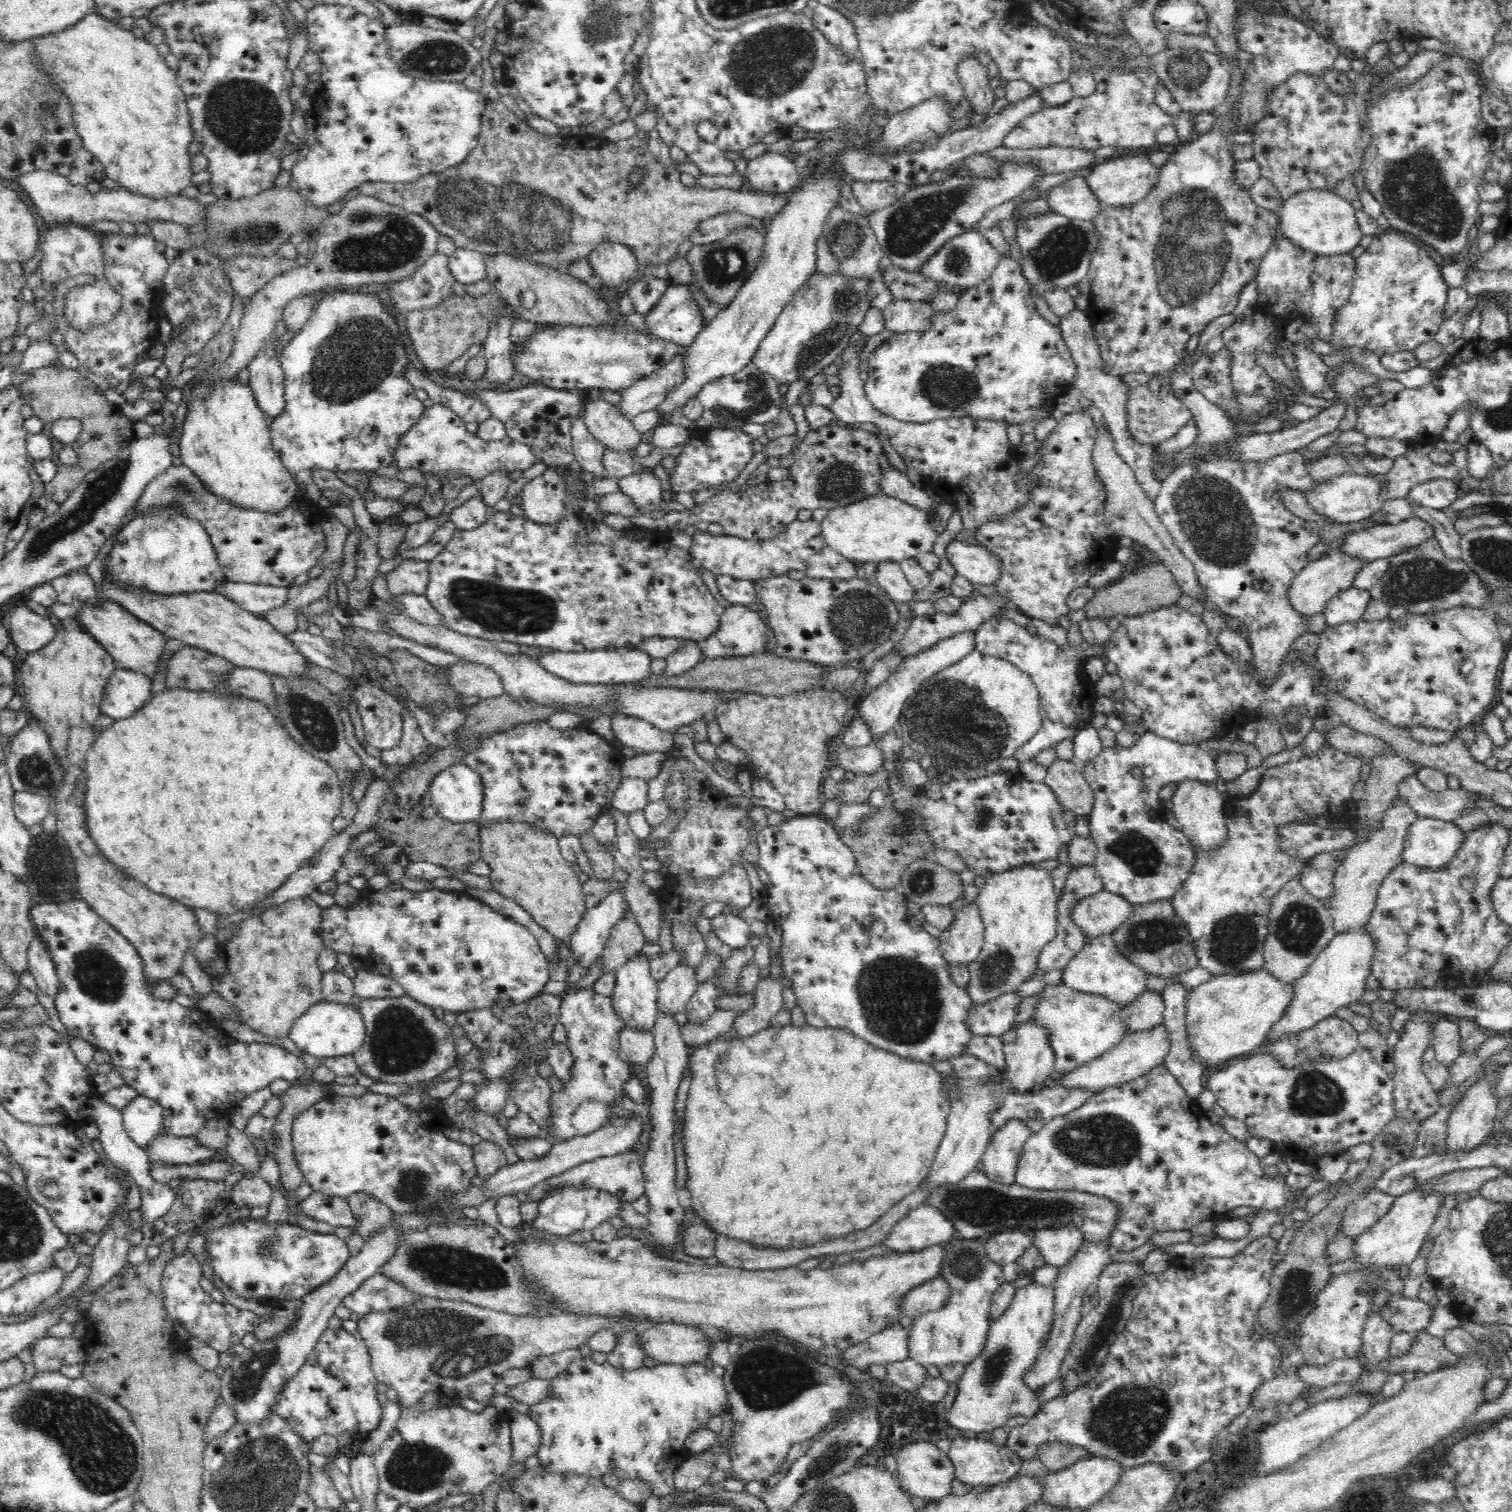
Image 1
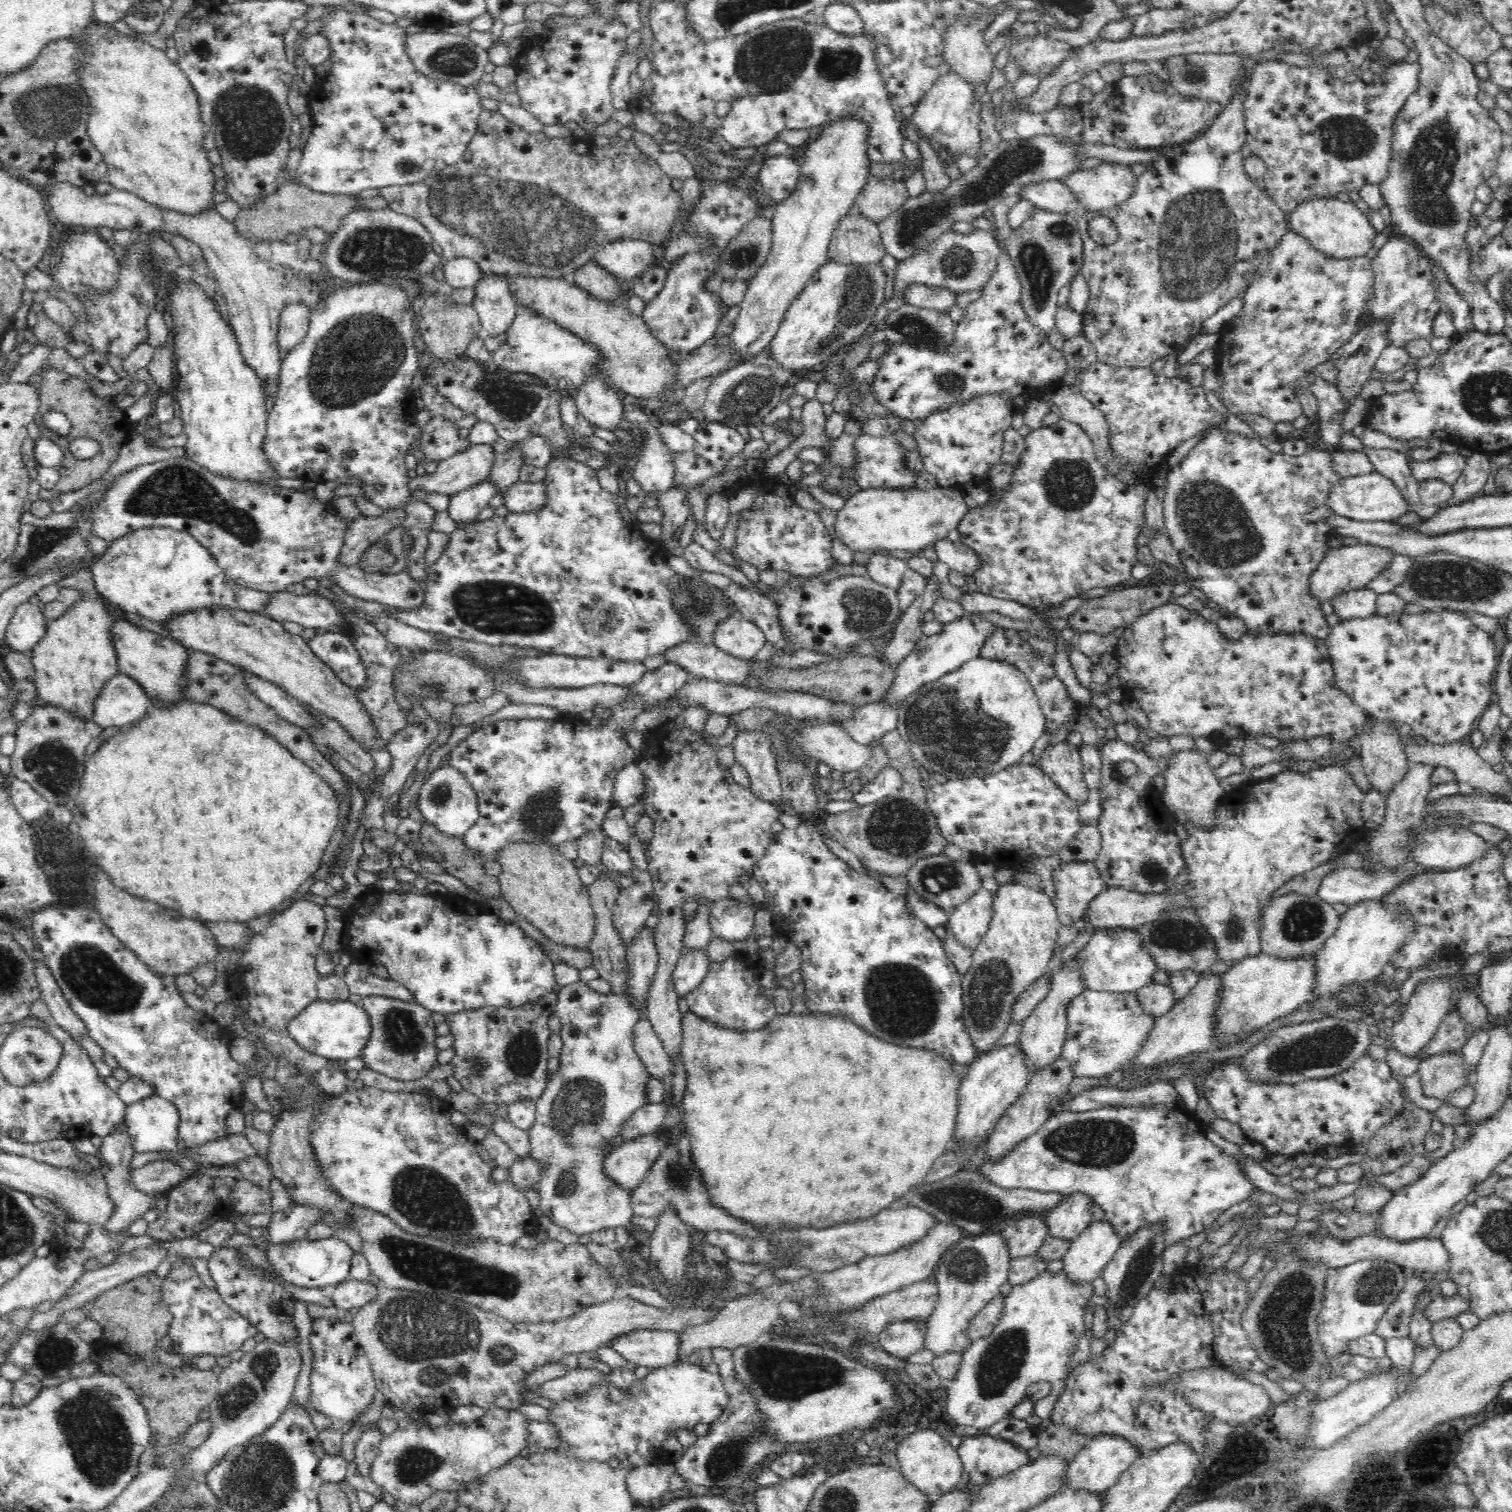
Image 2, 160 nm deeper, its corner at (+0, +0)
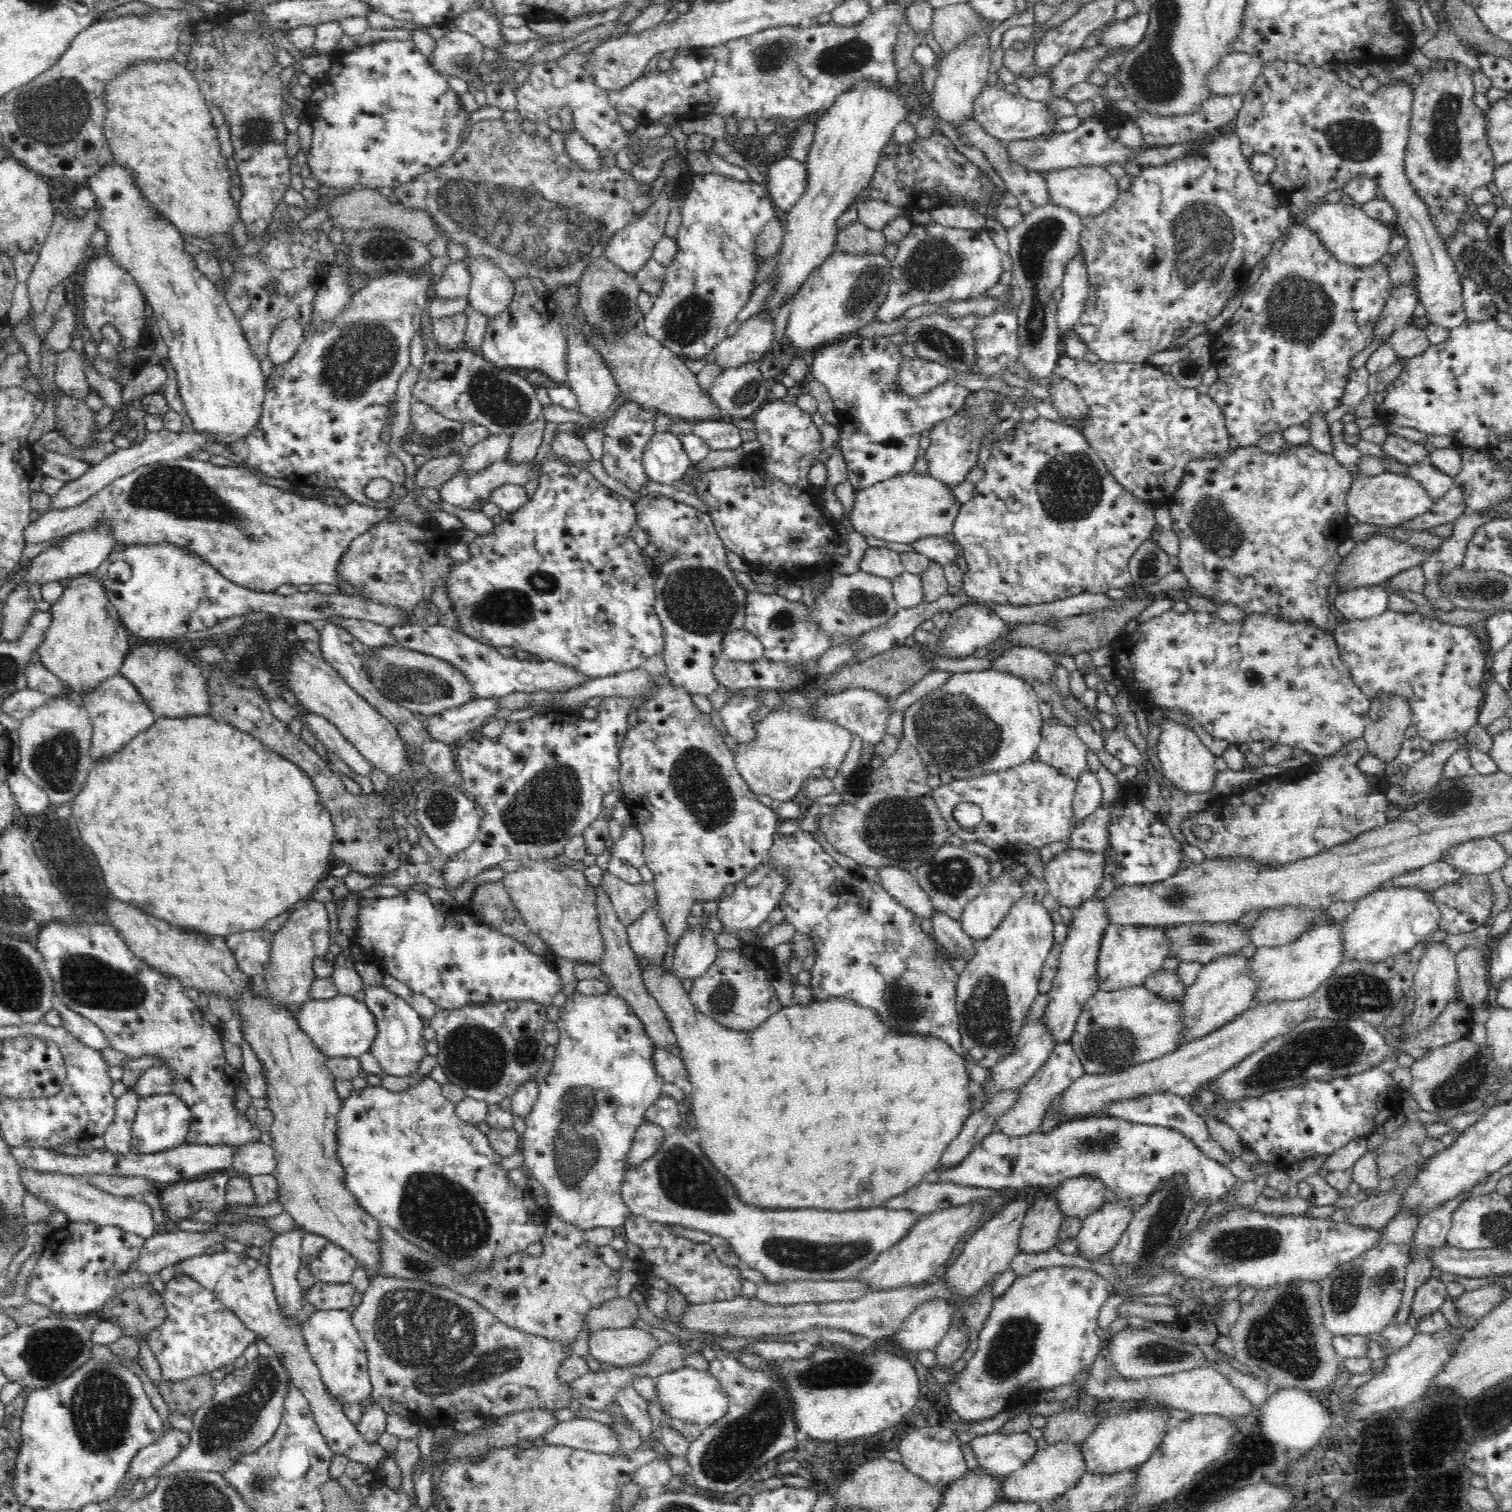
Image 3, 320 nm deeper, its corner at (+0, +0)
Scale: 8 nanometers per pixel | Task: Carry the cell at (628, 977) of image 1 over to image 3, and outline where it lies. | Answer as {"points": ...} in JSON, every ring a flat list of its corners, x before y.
{"points":[[657,905,654,908,648,908,634,924,627,927,627,933,629,945,639,960,639,964,643,964,643,968,658,968,658,966,661,966,667,946,666,935,658,918]]}

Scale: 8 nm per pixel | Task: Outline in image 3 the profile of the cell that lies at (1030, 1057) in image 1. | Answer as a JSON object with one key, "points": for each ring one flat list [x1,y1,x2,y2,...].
{"points":[[1092,896,1082,906,1074,908,1072,921,1067,925,1068,934,1061,945,1059,967,1054,977,1050,992,1047,994,1046,1012,1041,1016,1041,1023,1051,1035,1055,1045,1061,1045,1071,1038,1075,1022,1082,1012,1082,1004,1095,992,1099,991,1096,980,1097,956,1106,926,1109,925,1105,915,1104,897]]}

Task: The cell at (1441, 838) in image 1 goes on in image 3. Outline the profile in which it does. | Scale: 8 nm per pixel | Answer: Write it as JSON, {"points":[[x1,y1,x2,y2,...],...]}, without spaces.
{"points":[[1492,837,1473,838,1450,845,1440,859,1462,874,1489,874,1500,870,1508,855]]}

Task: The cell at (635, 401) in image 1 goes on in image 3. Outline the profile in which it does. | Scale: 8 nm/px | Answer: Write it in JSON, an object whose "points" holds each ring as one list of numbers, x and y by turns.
{"points":[[752,316,741,323,740,330,727,334,707,356,707,362,719,364,724,371,752,361,759,361,771,350,774,340,774,319]]}

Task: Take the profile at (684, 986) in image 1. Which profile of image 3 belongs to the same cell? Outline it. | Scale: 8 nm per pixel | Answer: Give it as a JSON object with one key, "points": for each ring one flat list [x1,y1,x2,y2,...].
{"points":[[702,925,688,928,674,952,674,970,680,980,696,980,701,977,717,957,715,933]]}

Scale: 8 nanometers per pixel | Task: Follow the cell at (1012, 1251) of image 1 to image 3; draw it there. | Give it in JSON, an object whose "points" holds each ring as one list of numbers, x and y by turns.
{"points":[[1039,1197,1022,1220,1018,1240,1021,1253,1040,1253,1055,1247,1063,1220,1054,1198]]}

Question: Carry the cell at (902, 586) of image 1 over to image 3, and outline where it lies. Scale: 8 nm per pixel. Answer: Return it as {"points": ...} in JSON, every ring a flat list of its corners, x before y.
{"points":[[869,546,859,562,859,570,868,574,886,577,892,581,905,571,900,553,886,547]]}

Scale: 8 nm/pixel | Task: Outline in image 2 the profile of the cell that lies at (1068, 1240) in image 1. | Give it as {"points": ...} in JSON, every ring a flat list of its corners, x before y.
{"points":[[1082,1193,1068,1195,1066,1201,1046,1216,1048,1236,1058,1241,1074,1243,1092,1222,1091,1204,1094,1200]]}

